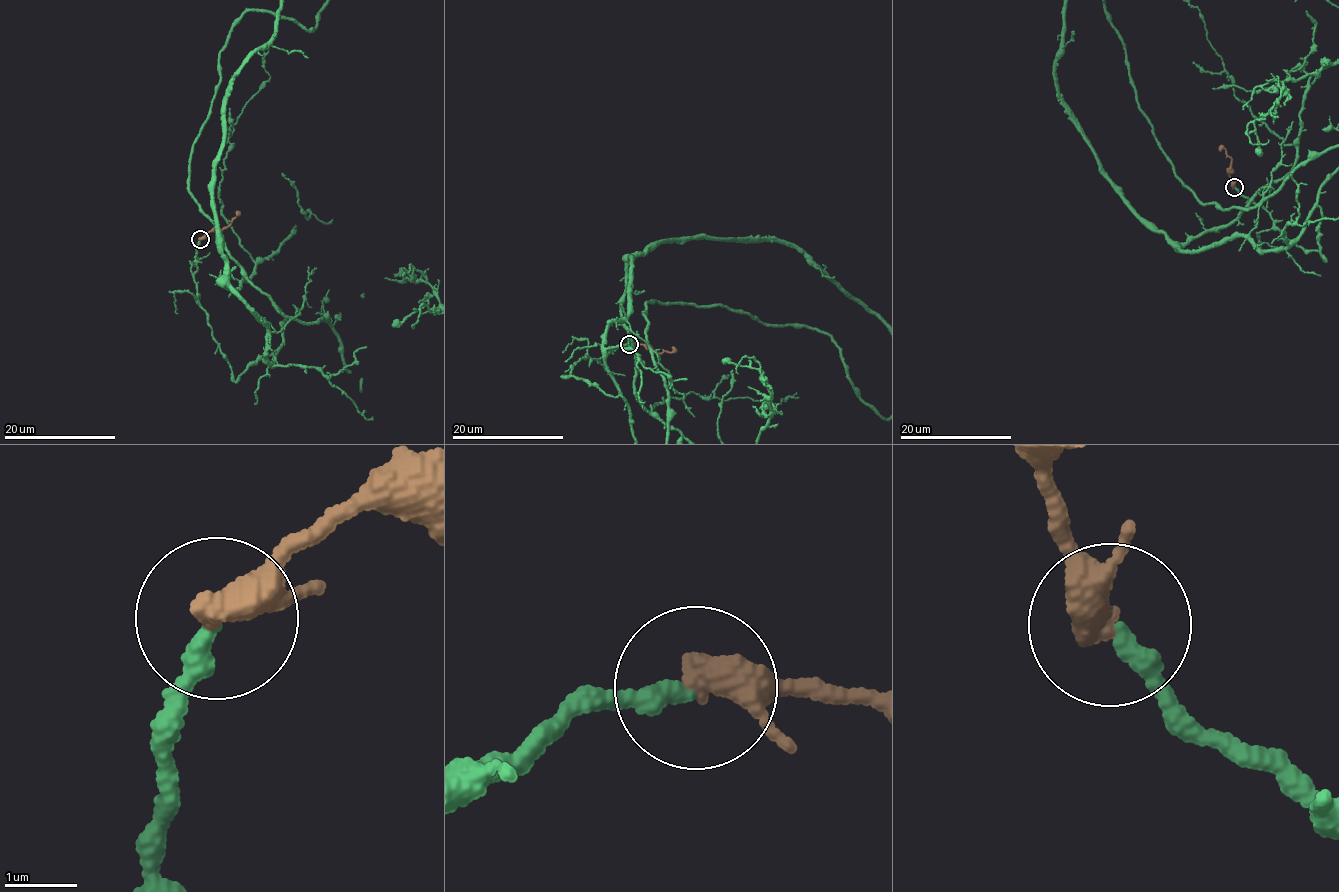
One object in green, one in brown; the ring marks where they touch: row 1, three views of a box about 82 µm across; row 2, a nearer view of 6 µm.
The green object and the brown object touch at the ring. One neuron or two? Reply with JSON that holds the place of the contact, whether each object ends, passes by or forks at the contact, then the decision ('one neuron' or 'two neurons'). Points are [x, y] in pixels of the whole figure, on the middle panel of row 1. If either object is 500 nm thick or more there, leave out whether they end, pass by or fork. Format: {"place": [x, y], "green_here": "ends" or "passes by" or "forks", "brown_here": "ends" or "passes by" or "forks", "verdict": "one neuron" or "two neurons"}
{"place": [629, 344], "green_here": "ends", "brown_here": "passes by", "verdict": "two neurons"}

